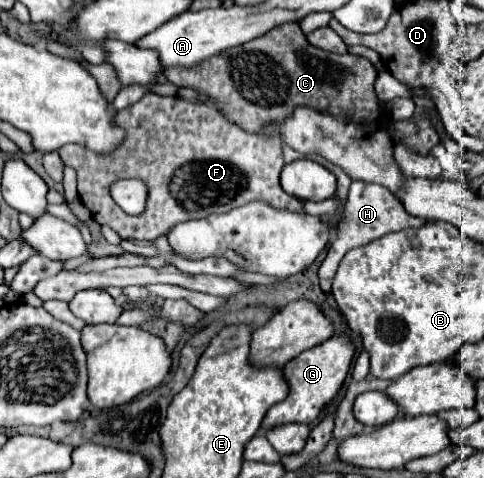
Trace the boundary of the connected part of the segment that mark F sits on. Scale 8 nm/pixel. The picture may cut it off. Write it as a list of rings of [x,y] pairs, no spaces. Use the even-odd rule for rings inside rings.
[[[145,95],[135,105],[117,113],[115,123],[127,131],[127,139],[119,145],[119,149],[111,155],[97,155],[85,147],[65,145],[57,153],[61,155],[67,167],[77,171],[77,191],[81,203],[91,211],[93,219],[101,225],[109,225],[123,239],[147,239],[153,241],[161,235],[167,235],[175,223],[203,219],[213,213],[227,213],[243,203],[251,203],[253,199],[263,199],[271,203],[271,207],[305,213],[303,201],[287,195],[281,189],[280,173],[285,165],[283,143],[279,135],[253,135],[241,131],[235,123],[227,121],[221,113],[217,113],[211,105],[205,103],[189,103],[181,97],[163,97],[163,95]],[[119,179],[143,179],[149,189],[147,207],[143,215],[127,215],[119,209],[119,205],[111,199],[109,185]]]

